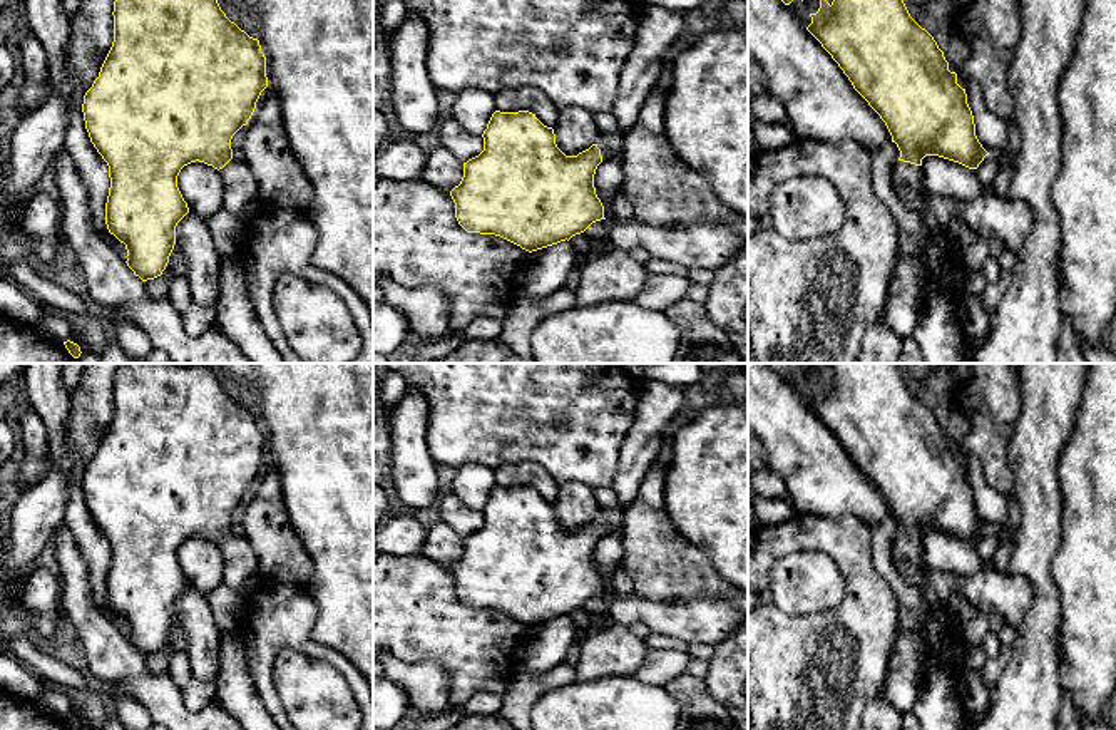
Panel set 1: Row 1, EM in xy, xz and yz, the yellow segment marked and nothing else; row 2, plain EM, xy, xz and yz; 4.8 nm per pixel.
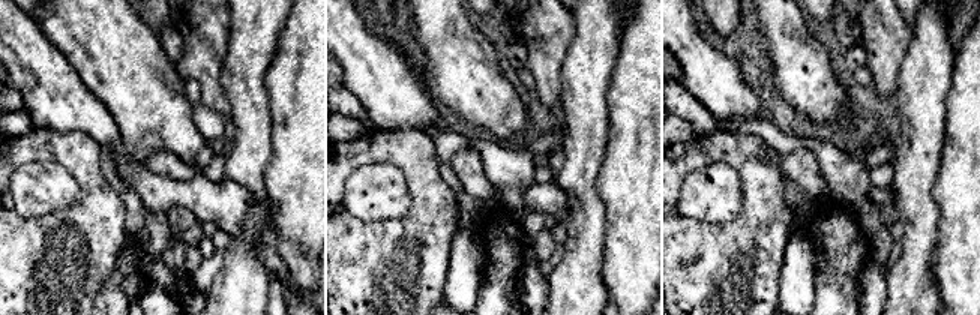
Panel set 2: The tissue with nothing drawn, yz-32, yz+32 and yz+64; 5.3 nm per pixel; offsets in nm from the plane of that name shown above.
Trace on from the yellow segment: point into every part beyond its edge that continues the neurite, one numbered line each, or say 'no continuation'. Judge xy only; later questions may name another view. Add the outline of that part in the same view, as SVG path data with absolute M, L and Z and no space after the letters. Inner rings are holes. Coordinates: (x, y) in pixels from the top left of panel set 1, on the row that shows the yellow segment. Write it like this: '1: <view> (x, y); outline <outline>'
1: xy (240, 185); outline M231 159L219 174L224 182L224 208L239 216L259 193L259 184L244 159Z

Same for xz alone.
1: xz (660, 27); outline M646 5L637 27L634 50L621 70L619 90L612 105L617 119L614 134L599 136L597 147L602 161L621 157L624 136L636 124L641 107L654 90L664 65L664 57L683 32L683 13Z

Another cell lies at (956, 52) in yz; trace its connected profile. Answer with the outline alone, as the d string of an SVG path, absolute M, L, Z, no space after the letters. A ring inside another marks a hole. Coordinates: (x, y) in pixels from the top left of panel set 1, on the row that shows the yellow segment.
M947 30L947 47L944 57L955 72L960 70L964 62L969 59L969 47L957 32Z

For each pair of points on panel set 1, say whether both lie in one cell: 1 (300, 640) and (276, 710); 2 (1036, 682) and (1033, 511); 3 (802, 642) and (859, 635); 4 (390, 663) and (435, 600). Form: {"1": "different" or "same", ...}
{"1": "same", "2": "same", "3": "same", "4": "different"}

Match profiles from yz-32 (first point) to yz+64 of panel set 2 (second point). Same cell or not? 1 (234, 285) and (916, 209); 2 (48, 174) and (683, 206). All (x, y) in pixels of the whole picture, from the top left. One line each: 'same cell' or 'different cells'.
1: same cell
2: same cell

